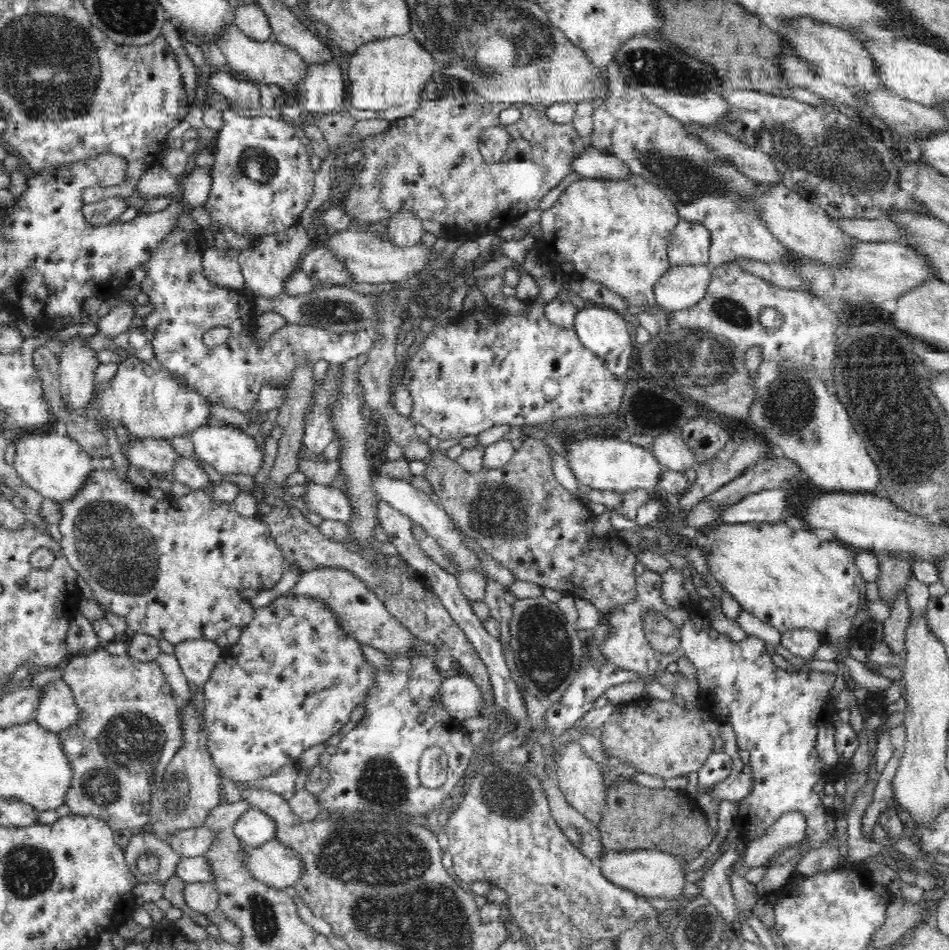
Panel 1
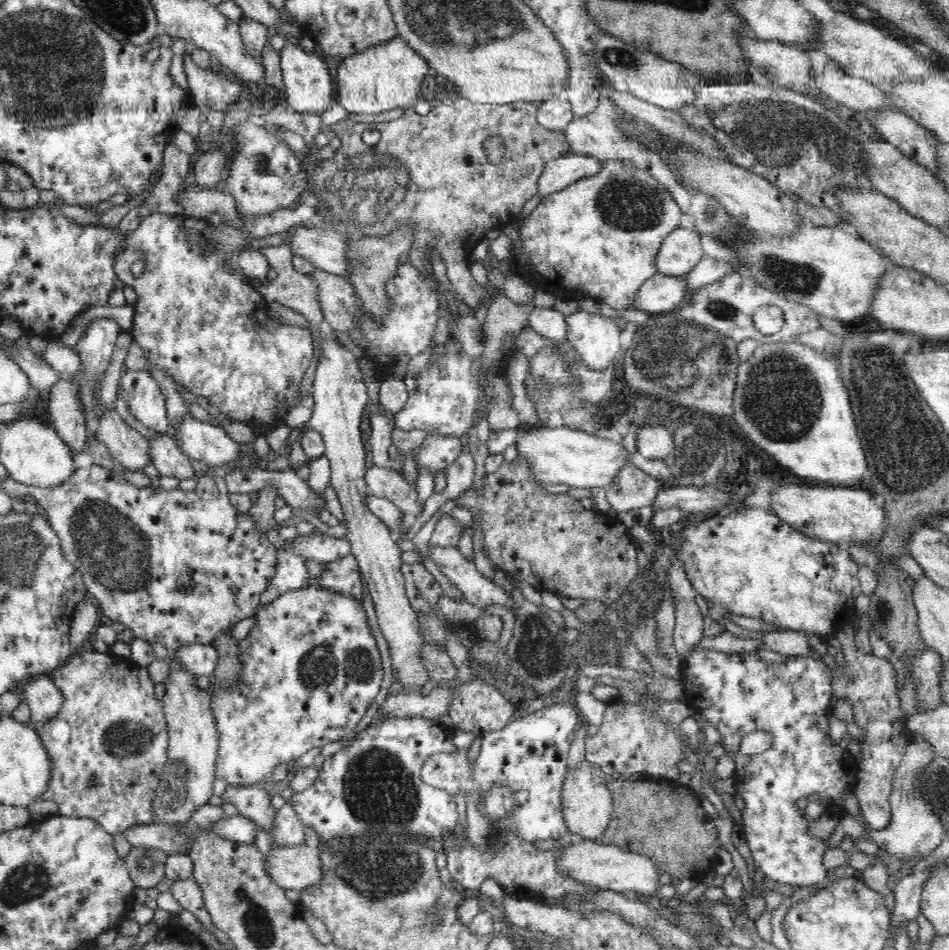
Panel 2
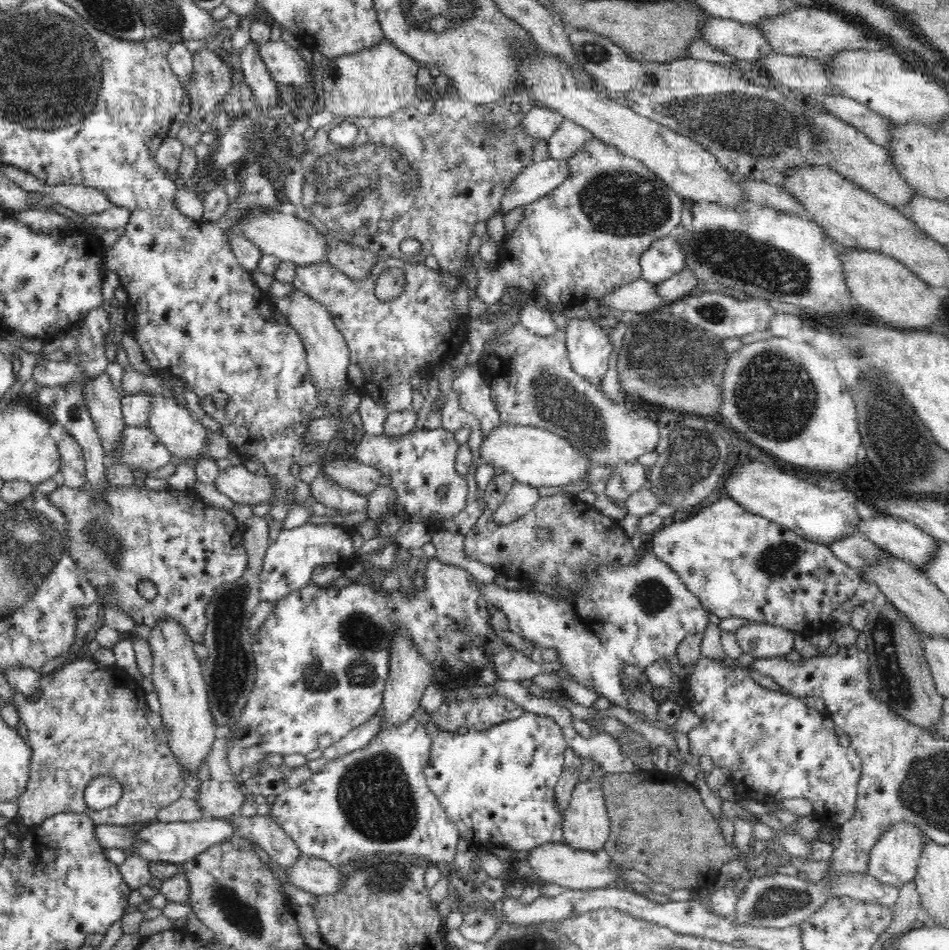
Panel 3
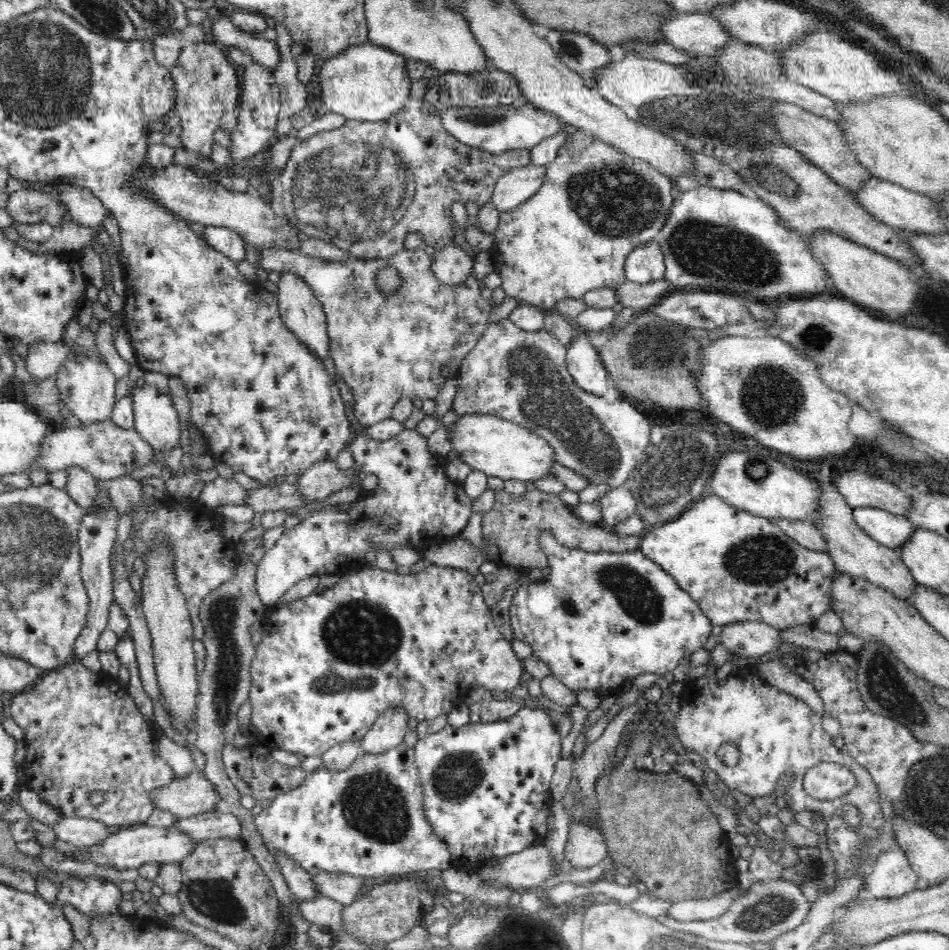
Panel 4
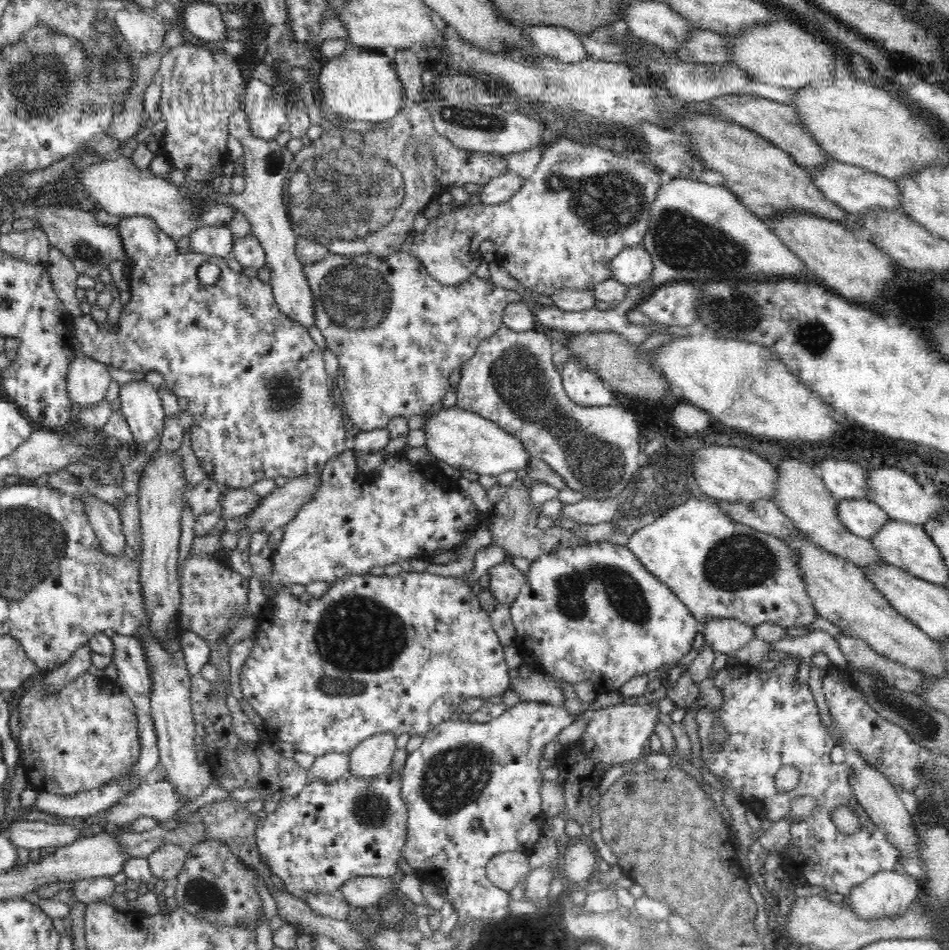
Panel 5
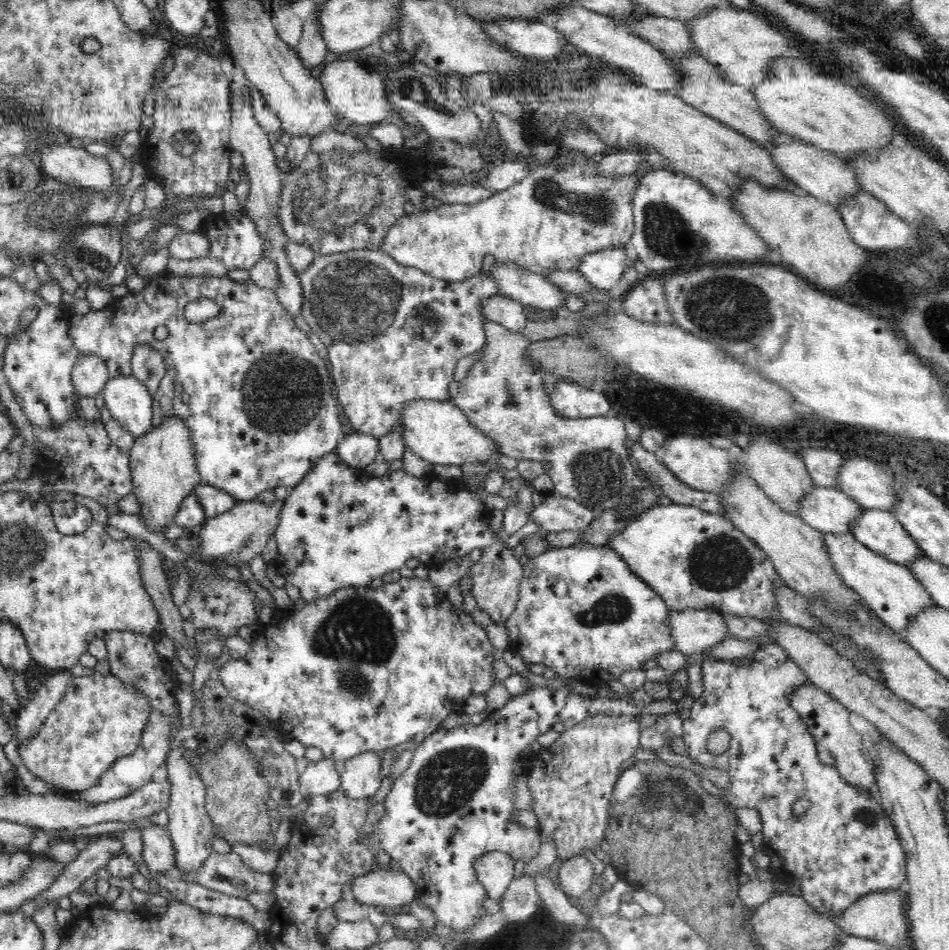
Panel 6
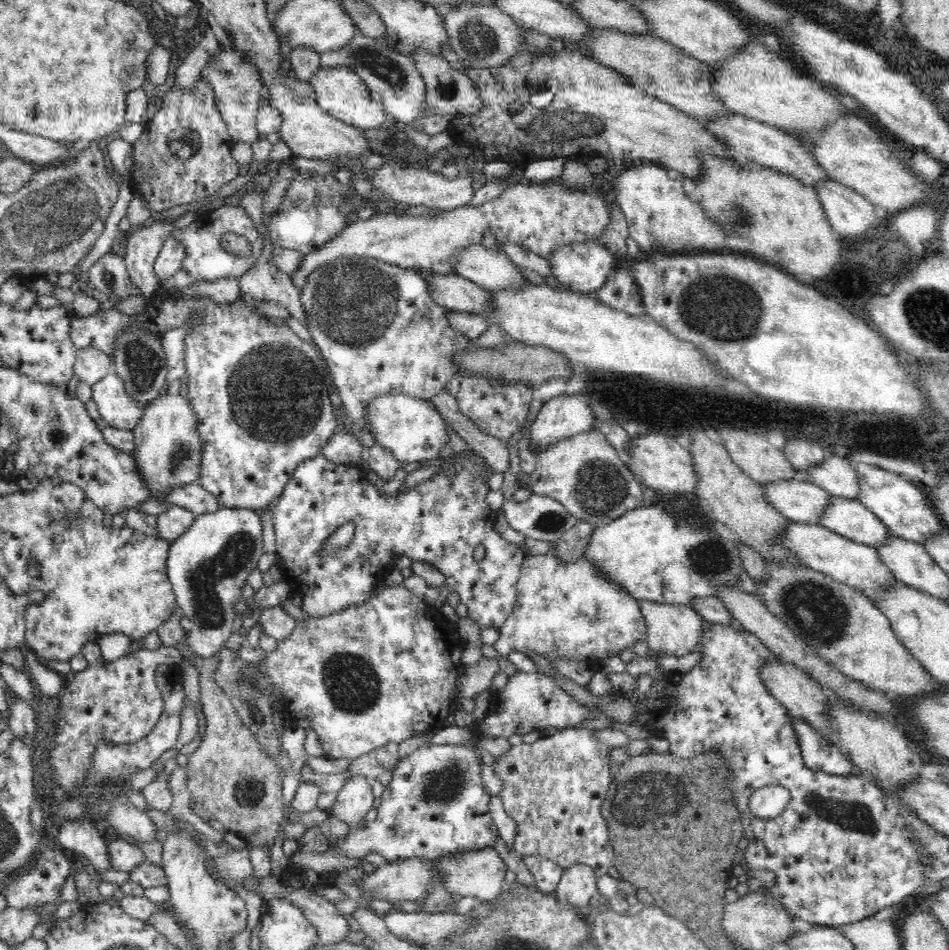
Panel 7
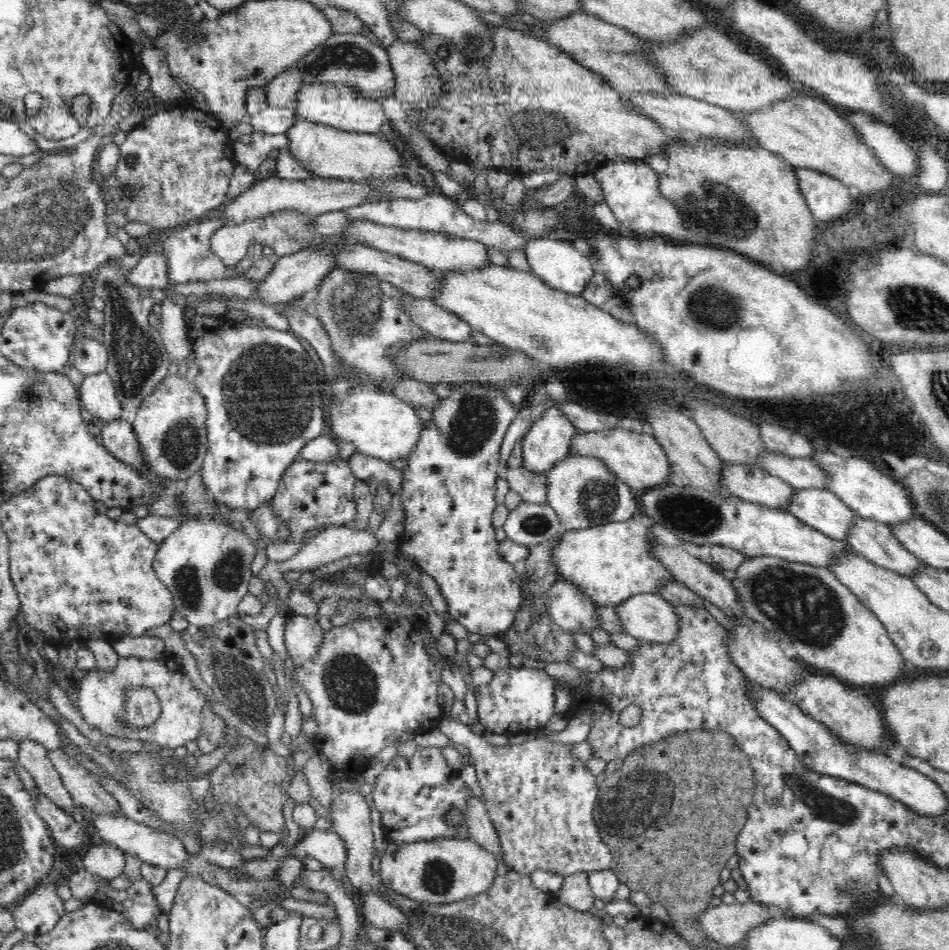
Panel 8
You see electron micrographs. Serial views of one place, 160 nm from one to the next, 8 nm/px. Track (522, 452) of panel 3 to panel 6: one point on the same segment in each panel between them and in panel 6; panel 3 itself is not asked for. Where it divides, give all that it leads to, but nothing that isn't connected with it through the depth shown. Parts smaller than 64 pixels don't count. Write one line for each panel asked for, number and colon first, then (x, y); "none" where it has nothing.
4: (499, 447)
5: (467, 441)
6: (438, 432)

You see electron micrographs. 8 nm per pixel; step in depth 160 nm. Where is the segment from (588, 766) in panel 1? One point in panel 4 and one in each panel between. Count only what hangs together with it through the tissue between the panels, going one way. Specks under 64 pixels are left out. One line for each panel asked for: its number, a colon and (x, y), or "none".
2: (587, 804)
3: (586, 824)
4: (585, 848)

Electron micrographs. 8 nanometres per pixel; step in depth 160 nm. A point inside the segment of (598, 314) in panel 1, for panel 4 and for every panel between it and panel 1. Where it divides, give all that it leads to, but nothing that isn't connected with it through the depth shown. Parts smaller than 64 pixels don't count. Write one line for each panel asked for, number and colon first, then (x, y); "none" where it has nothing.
2: (597, 337)
3: (588, 348)
4: (583, 363)

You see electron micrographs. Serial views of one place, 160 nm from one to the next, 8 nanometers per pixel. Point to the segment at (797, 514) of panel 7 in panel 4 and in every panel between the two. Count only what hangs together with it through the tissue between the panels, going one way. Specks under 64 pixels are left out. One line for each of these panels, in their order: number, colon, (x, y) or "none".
4: (892, 530)
5: (862, 517)
6: (826, 509)

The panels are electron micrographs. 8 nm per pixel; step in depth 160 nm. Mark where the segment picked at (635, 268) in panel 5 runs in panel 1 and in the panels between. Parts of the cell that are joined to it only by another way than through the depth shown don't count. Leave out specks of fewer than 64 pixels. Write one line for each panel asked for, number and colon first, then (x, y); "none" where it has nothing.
1: (689, 243)
2: (680, 253)
3: (664, 259)
4: (646, 264)

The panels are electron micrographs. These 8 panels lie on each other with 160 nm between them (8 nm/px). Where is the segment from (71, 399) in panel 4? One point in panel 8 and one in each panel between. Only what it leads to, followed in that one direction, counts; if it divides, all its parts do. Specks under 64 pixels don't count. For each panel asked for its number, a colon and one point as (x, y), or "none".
5: (87, 379)
6: (90, 373)
7: (91, 364)
8: (89, 356)

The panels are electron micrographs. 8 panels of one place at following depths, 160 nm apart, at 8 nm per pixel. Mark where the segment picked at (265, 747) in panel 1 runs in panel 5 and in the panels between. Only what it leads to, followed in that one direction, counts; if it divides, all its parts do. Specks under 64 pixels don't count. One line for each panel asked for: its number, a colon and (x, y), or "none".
2: (309, 669)
3: (322, 656)
4: (329, 664)
5: (374, 655)

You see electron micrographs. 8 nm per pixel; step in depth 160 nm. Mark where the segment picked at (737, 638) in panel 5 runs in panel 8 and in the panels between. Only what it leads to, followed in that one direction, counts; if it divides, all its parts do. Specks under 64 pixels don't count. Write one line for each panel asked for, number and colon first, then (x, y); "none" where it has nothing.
6: (692, 630)
7: (674, 629)
8: (647, 616)

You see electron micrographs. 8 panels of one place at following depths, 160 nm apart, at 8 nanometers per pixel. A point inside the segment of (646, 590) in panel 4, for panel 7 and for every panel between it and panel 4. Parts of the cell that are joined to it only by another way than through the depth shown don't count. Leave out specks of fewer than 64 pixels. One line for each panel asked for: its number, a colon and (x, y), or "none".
5: (593, 612)
6: (581, 612)
7: (567, 608)

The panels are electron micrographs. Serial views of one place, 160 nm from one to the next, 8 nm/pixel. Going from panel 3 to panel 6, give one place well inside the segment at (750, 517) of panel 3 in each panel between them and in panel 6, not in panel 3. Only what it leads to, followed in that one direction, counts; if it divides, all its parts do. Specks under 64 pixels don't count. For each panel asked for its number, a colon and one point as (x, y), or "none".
4: (736, 566)
5: (719, 568)
6: (693, 559)

